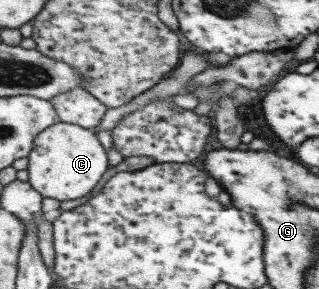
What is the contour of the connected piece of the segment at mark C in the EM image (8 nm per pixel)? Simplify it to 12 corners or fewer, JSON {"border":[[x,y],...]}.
{"border":[[56,122],[34,139],[29,184],[66,202],[108,170],[92,129]]}

